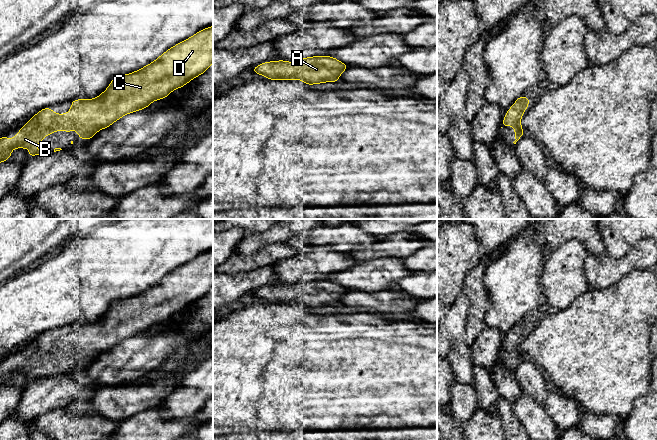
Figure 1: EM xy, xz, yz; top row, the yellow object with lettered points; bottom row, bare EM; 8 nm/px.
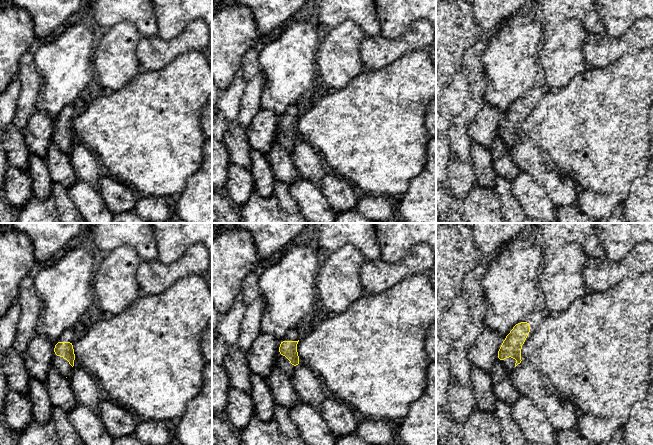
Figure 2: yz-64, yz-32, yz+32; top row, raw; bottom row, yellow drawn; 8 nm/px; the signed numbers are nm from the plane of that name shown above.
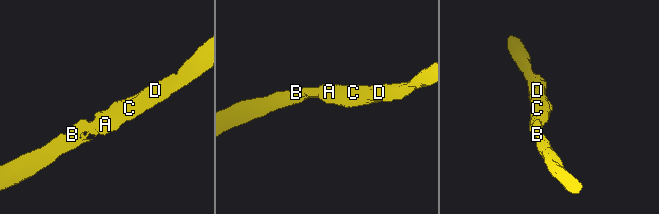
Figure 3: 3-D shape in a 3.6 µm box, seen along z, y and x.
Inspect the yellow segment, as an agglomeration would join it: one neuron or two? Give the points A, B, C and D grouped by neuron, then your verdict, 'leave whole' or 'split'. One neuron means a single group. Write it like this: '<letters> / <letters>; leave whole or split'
A B C D; leave whole

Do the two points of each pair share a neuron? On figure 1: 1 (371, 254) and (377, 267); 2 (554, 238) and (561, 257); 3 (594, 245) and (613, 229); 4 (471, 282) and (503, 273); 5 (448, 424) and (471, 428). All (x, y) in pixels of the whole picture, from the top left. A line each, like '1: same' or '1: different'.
1: different
2: different
3: different
4: different
5: different

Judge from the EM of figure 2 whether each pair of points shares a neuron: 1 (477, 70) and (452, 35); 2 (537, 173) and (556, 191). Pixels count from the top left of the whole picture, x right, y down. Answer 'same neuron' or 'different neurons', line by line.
1: different neurons
2: different neurons

